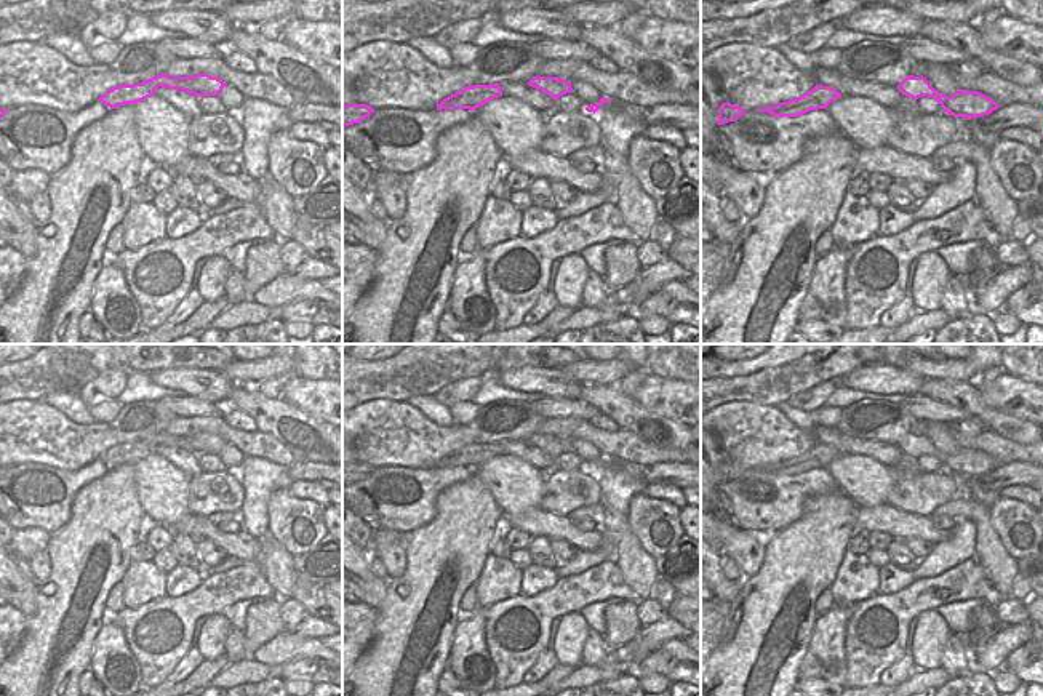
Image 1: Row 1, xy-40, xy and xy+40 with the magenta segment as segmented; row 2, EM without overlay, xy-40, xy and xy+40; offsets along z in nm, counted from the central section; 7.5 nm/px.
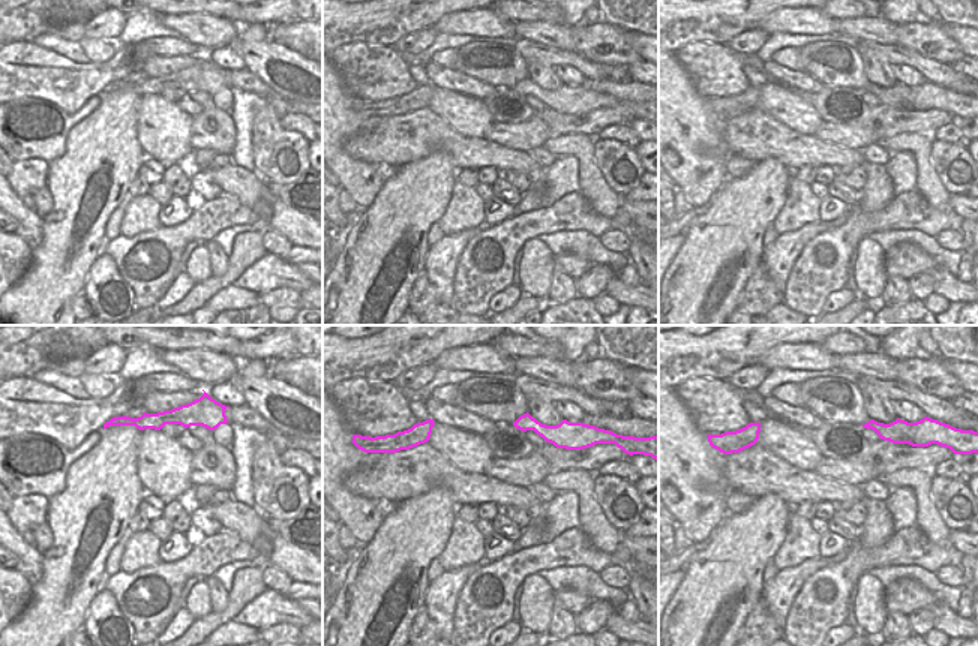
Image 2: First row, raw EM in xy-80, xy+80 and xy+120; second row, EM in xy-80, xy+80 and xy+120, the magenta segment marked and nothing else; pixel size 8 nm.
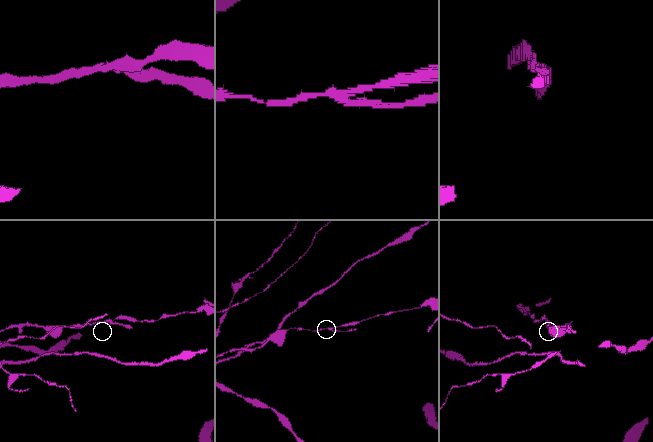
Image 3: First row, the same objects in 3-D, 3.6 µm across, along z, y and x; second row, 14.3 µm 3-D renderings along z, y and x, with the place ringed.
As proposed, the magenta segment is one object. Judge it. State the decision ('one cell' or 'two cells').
two cells

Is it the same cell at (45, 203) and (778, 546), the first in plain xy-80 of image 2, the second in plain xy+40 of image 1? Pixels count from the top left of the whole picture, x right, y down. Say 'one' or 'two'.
two

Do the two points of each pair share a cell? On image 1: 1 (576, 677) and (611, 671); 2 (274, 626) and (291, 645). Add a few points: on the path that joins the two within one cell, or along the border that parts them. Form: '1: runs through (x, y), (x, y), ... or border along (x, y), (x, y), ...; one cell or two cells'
1: runs through (584, 676), (603, 672); one cell
2: border along (285, 628), (263, 644), (251, 656); two cells

